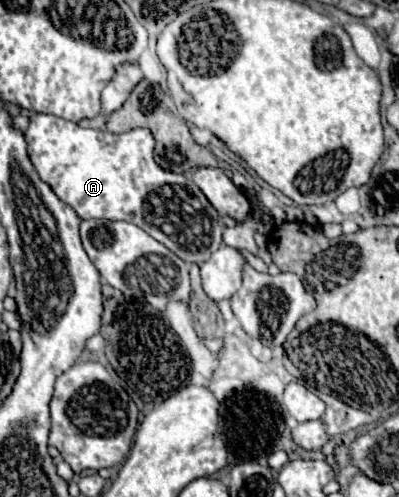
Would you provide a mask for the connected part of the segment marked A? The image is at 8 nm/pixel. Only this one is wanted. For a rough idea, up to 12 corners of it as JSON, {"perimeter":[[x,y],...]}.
{"perimeter":[[33,114],[41,180],[79,218],[133,222],[179,258],[221,246],[217,210],[123,134]]}

